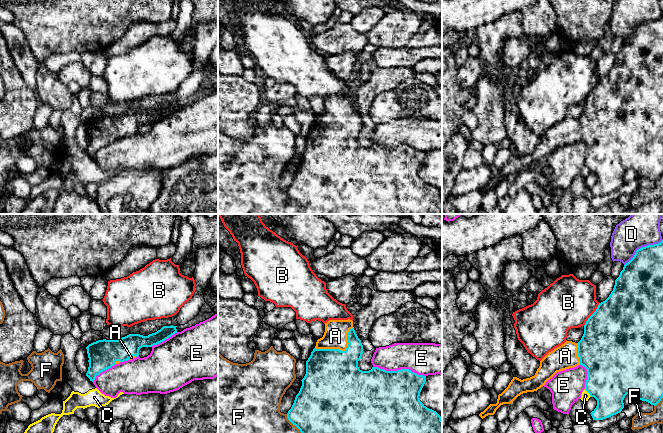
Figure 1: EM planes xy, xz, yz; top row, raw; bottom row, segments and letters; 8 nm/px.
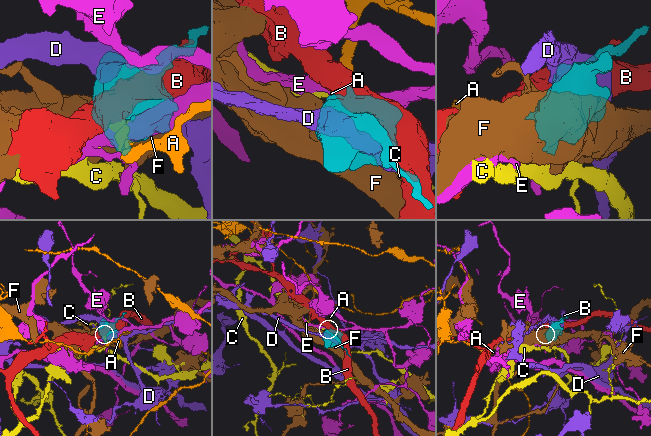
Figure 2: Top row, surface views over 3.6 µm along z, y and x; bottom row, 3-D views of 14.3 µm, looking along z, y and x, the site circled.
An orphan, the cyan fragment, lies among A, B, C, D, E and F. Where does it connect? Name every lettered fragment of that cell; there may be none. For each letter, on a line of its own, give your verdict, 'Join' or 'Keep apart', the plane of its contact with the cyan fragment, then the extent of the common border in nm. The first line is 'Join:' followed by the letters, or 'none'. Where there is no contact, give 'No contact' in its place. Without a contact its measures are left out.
Join: A
A: Join. Touches cyan in xz. Shared border 360 nm
B: Keep apart. Touches cyan in yz. Shared border 220 nm
C: Keep apart. Touches cyan in yz. Shared border 90 nm
D: Keep apart. Touches cyan in yz. Shared border 380 nm
E: Keep apart. Touches cyan in xz. Shared border 440 nm
F: Keep apart. Touches cyan in xz. Shared border 240 nm

